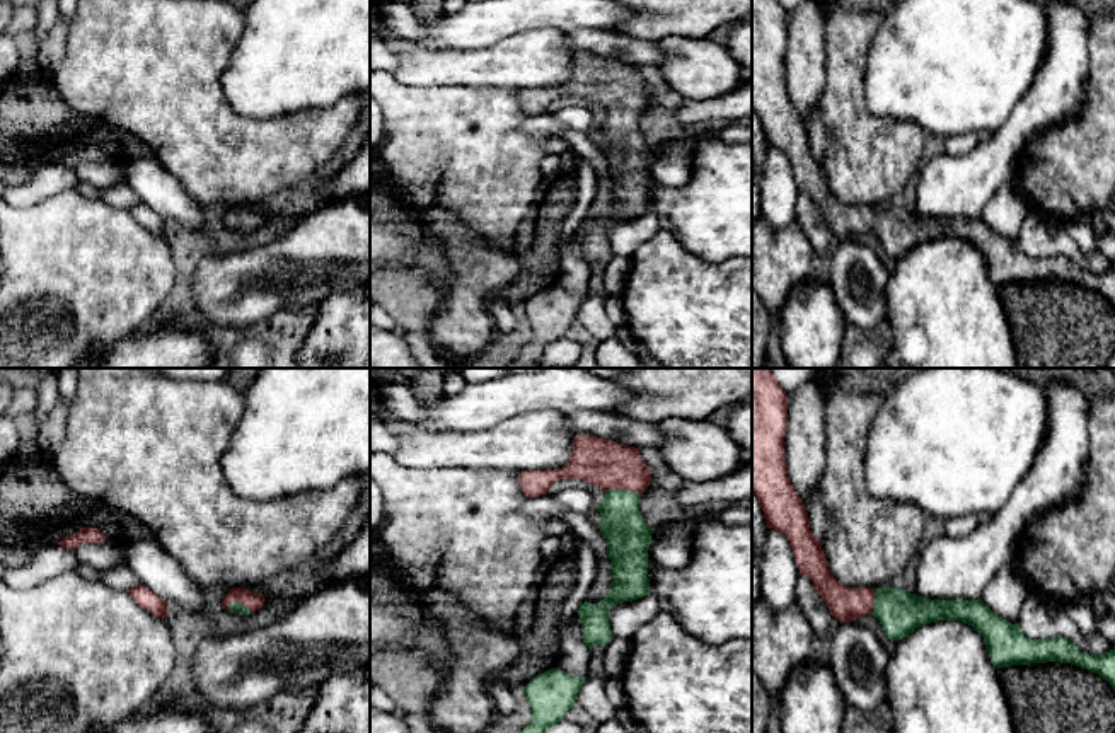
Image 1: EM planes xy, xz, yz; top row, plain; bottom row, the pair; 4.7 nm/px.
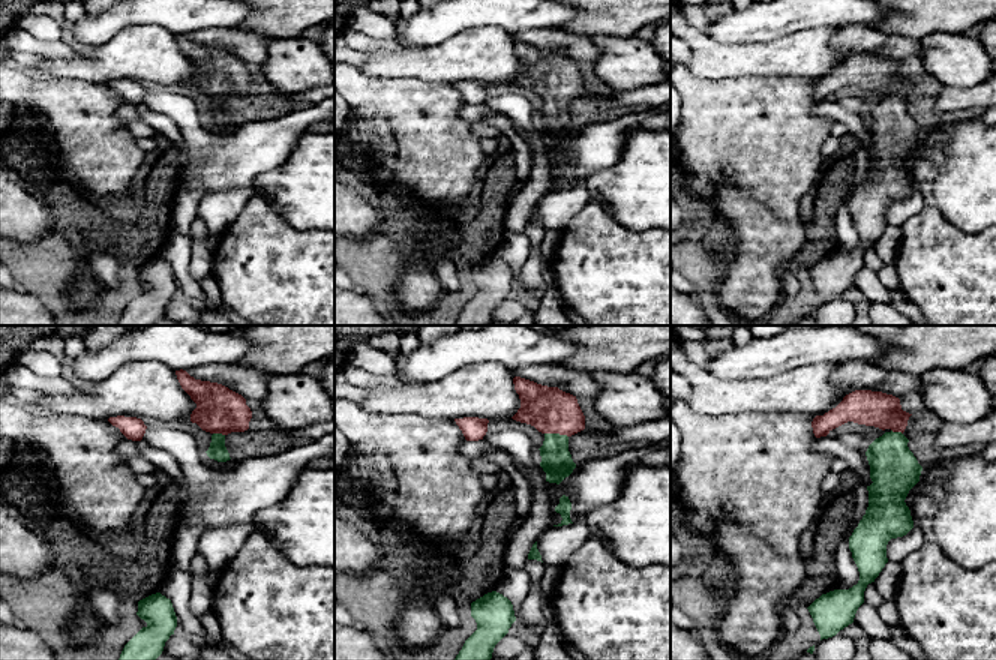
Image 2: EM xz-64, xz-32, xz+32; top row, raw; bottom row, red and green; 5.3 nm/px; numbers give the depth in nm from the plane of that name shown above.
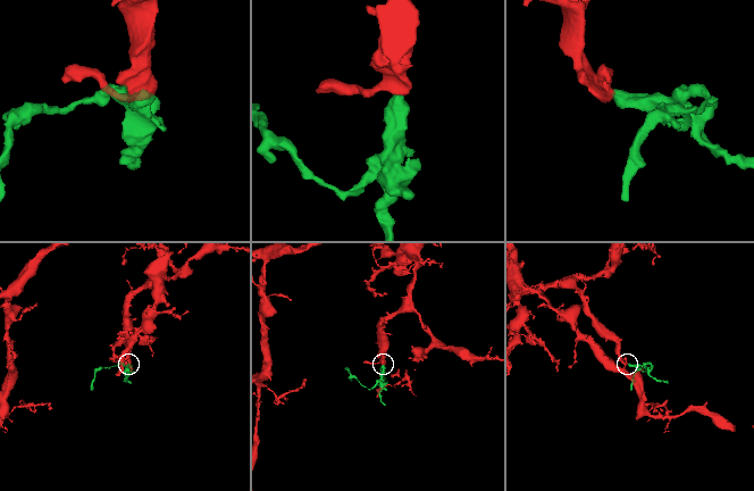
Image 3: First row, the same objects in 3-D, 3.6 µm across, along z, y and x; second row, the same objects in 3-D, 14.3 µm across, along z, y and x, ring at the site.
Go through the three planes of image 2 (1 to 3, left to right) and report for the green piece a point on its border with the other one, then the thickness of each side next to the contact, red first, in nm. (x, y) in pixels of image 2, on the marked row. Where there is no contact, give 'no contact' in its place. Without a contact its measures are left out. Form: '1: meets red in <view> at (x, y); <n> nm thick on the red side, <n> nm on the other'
1: meets red in xz-64 at (219, 432); 260 nm thick on the red side, 90 nm on the other
2: meets red in xz-32 at (557, 432); 240 nm thick on the red side, 170 nm on the other
3: meets red in xz+32 at (897, 431); 190 nm thick on the red side, 260 nm on the other

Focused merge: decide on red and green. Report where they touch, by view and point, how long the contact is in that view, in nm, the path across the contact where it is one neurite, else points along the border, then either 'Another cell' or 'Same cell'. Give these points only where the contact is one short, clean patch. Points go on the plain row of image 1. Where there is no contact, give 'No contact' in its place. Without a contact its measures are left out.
Touches red at xz (623, 106). Shared border 170 nm. Path across: xz (602, 80), (623, 106), (623, 145), (628, 154). Same cell

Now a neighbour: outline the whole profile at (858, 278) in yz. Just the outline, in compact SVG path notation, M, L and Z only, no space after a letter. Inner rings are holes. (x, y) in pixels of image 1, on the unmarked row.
M852 239L834 252L827 283L846 322L869 331L887 320L888 280L881 257Z

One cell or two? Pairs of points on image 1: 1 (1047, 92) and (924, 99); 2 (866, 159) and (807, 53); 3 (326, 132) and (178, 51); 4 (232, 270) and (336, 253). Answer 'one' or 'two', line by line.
1: two
2: two
3: one
4: one

